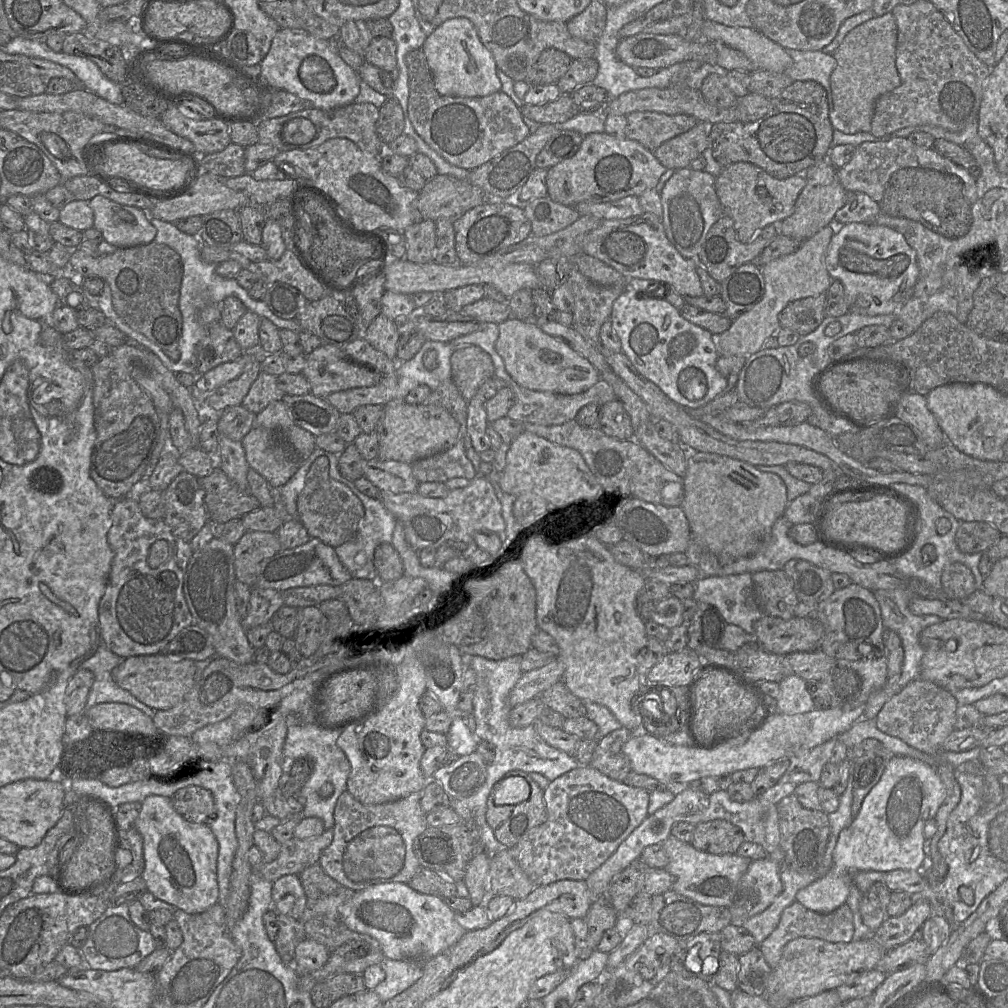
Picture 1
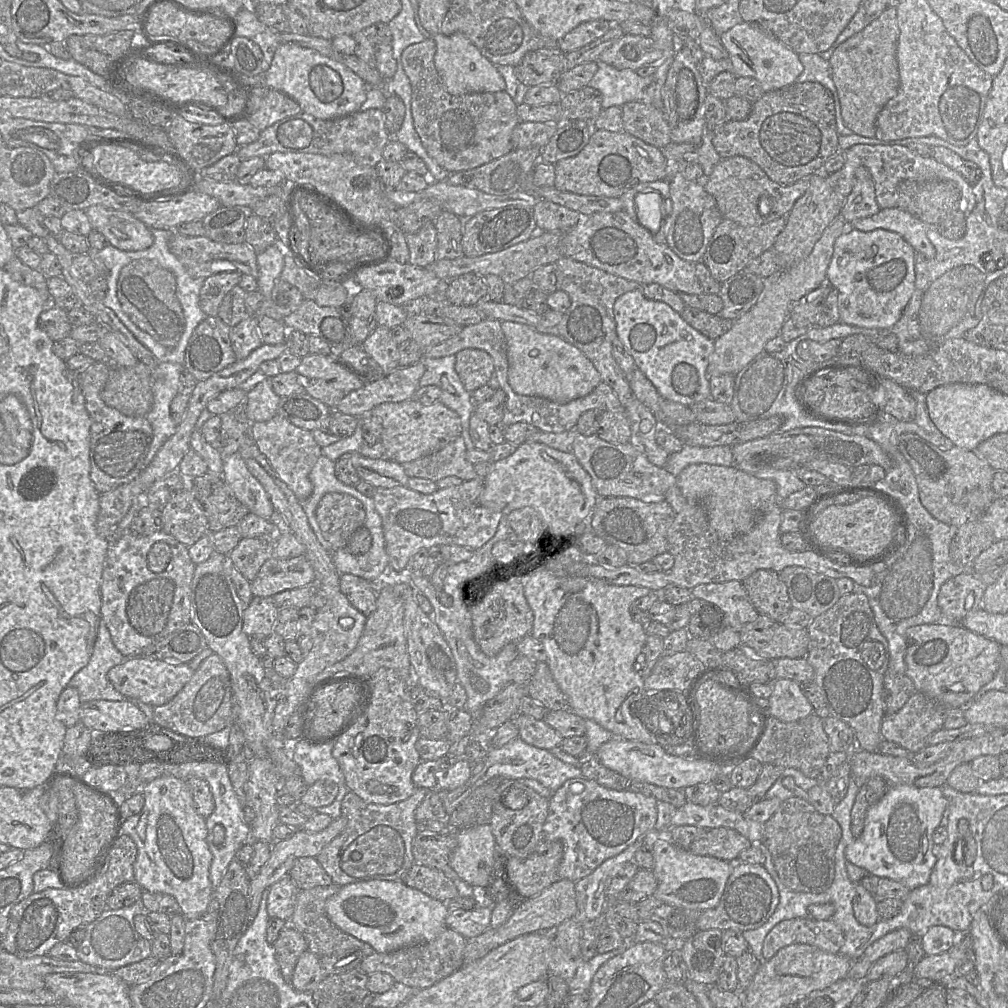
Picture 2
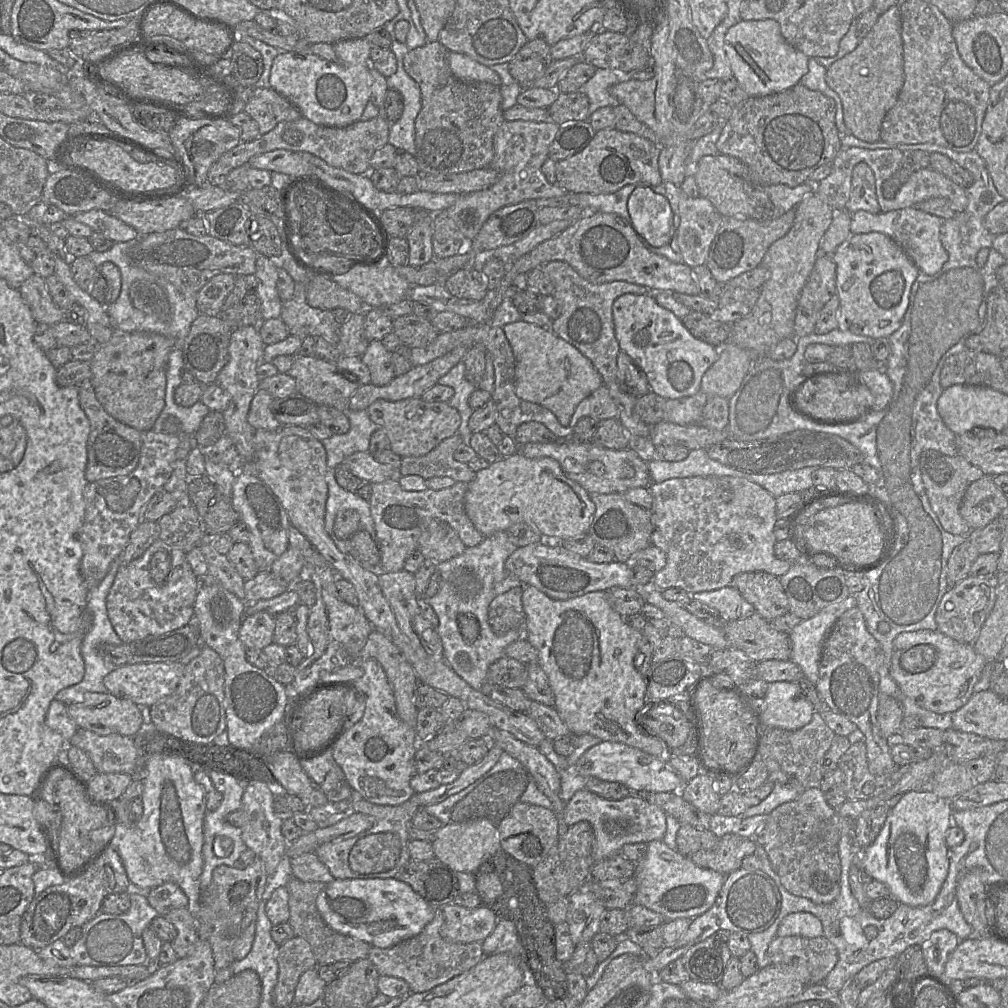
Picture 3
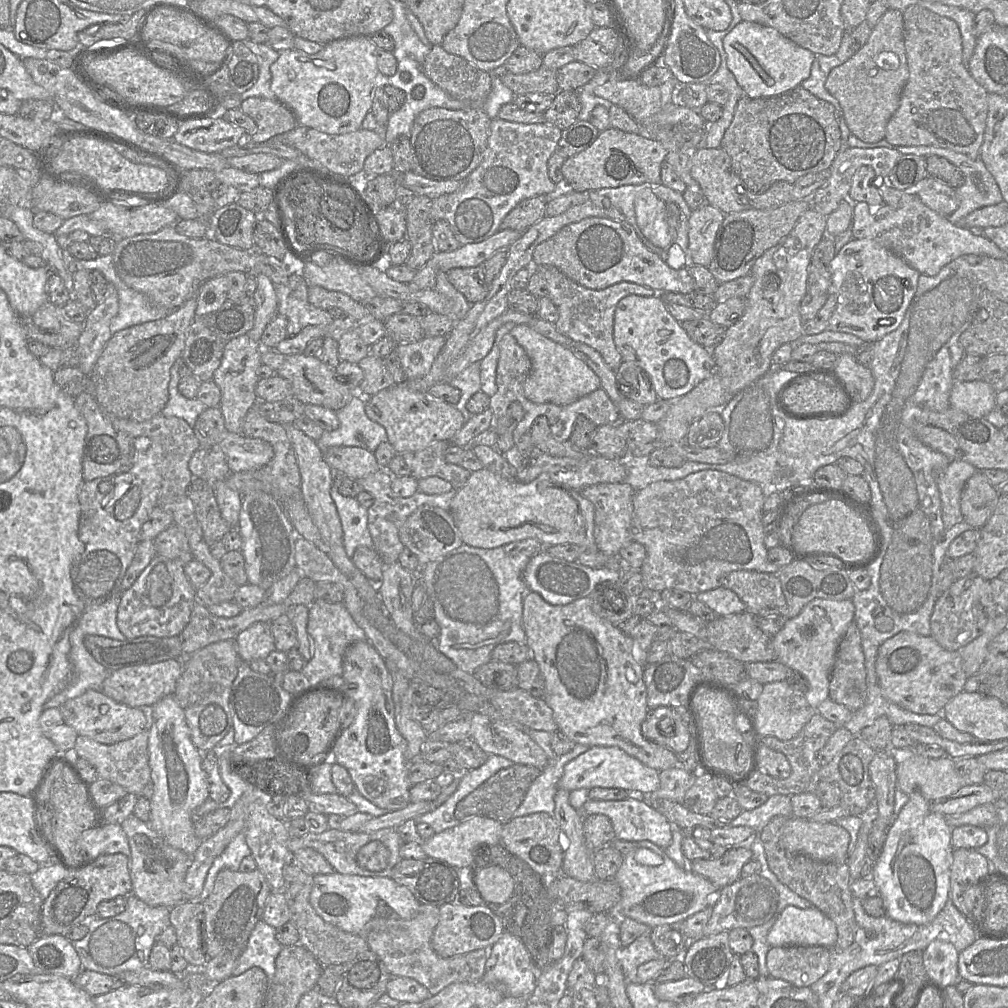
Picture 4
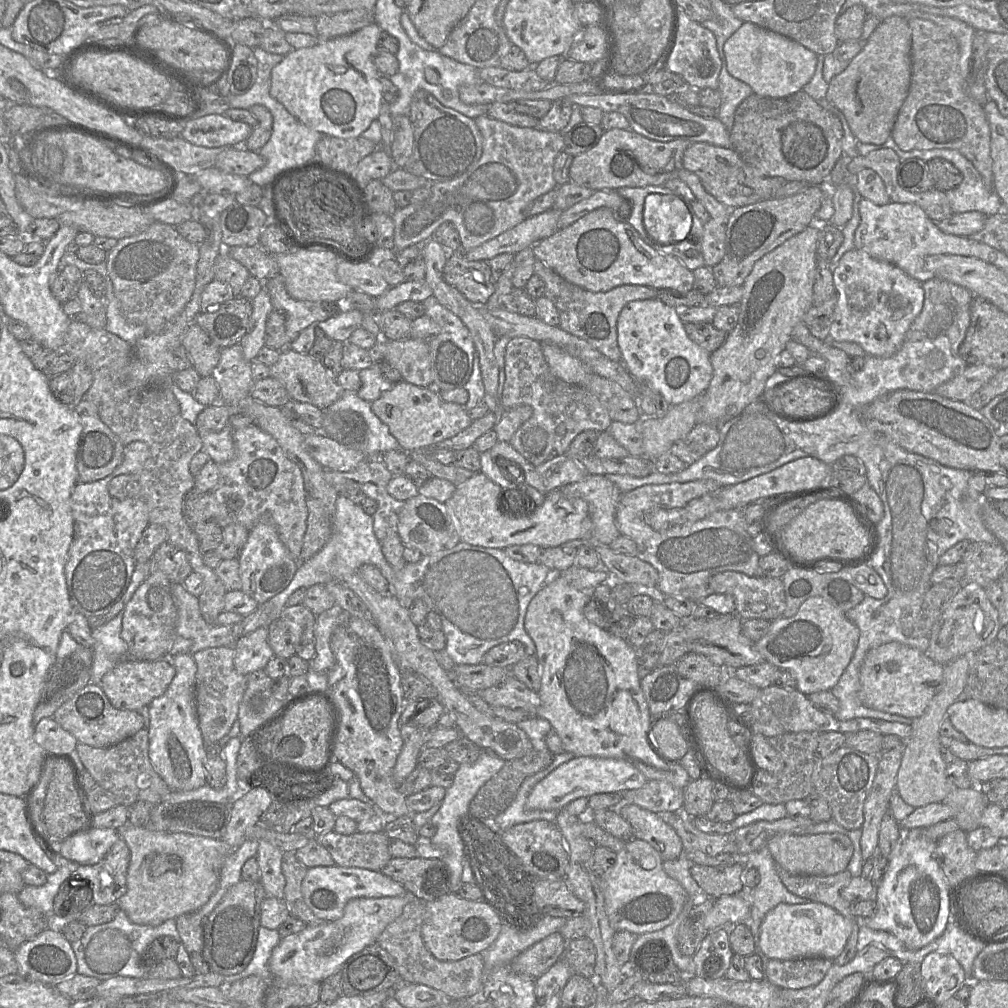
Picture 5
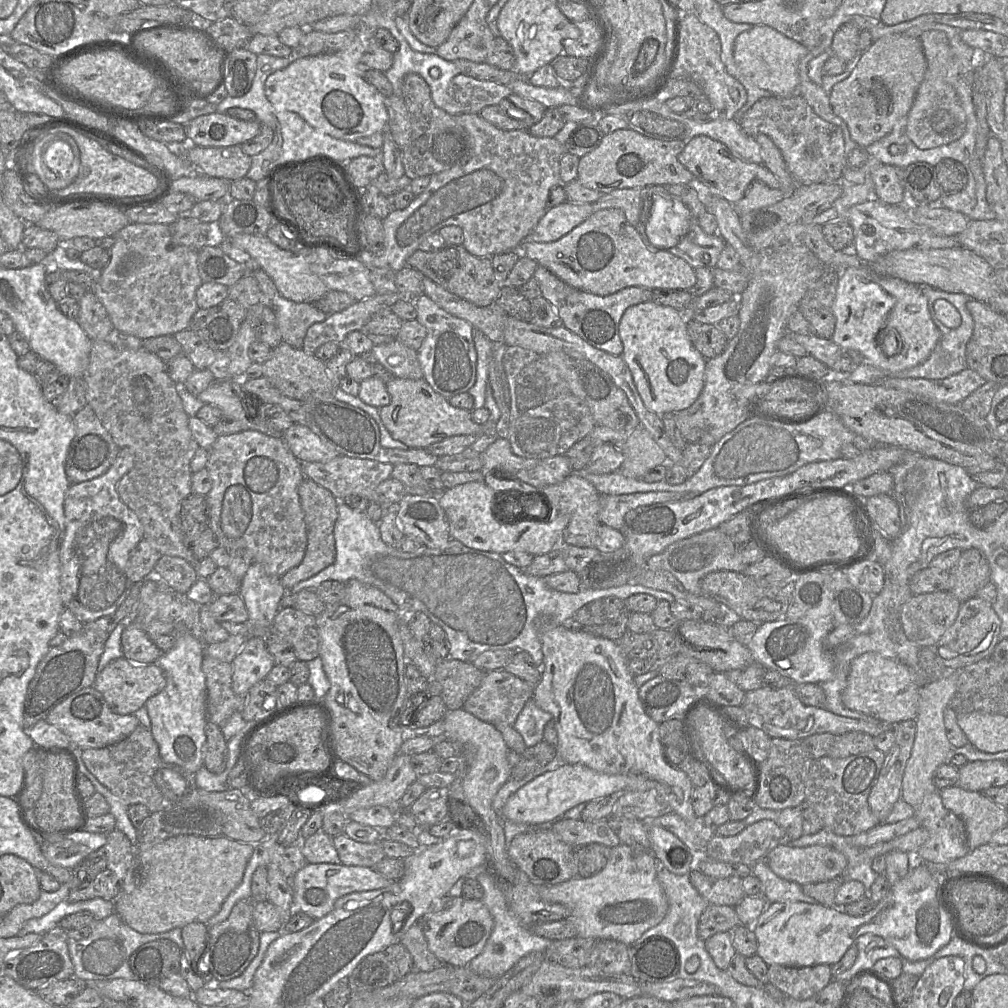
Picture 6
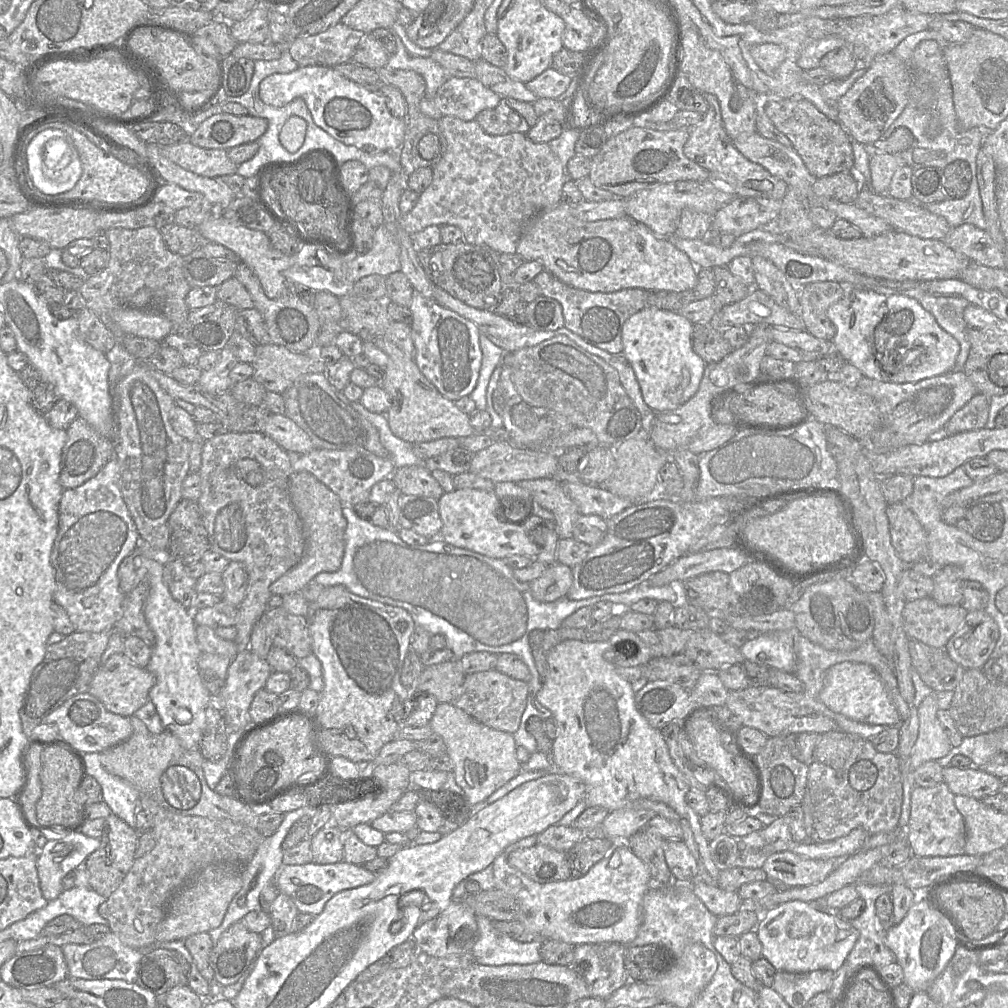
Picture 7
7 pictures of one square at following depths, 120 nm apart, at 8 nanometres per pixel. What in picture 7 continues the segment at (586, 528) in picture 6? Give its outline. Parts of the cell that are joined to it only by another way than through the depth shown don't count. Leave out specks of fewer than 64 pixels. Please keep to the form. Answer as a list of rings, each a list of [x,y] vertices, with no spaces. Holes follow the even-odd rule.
[[[557,479],[522,480],[518,484],[527,490],[541,507],[554,514],[555,531],[559,538],[573,537],[573,526],[581,513]]]

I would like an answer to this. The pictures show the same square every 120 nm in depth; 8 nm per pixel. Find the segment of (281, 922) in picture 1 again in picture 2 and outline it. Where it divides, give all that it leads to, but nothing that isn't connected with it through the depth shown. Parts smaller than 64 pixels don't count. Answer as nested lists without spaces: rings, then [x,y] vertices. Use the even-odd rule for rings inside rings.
[[[288,923],[273,945],[281,974],[290,982],[297,961],[301,954],[308,950],[308,944],[303,935]]]

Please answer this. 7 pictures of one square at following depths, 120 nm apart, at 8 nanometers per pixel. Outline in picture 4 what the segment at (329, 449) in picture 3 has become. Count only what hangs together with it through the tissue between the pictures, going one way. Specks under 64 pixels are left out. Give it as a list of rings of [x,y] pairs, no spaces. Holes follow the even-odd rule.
[[[356,393],[346,406],[336,411],[339,427],[325,431],[317,441],[322,453],[333,446],[360,447],[374,453],[380,443],[388,441],[385,428],[366,415],[365,401],[365,397]]]

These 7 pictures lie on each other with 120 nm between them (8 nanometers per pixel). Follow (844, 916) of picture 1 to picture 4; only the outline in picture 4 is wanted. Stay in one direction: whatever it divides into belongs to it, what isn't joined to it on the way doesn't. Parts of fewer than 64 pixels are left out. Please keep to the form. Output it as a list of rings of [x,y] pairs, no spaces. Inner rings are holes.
[[[824,946],[771,947],[767,968],[772,978],[810,987],[829,970],[830,950]]]

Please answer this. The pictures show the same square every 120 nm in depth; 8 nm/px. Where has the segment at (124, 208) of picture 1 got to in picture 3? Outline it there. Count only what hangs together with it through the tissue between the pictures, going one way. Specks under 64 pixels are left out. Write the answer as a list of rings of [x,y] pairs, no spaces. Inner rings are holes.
[[[90,210],[68,217],[73,217],[77,222],[87,225],[94,232],[103,234],[114,243],[130,242],[139,237],[134,228],[106,211]]]

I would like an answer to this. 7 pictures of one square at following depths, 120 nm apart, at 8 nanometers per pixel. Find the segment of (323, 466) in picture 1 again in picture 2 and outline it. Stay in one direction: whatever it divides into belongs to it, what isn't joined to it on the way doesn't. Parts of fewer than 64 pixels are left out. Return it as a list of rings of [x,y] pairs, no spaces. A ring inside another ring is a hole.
[[[340,492],[326,493],[316,509],[323,537],[333,550],[345,548],[350,536],[365,522],[363,504],[355,497]]]

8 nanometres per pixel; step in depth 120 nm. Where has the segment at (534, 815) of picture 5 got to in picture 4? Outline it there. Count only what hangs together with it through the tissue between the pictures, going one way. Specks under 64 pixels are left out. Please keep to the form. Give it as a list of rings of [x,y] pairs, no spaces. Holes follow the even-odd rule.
[[[576,744],[570,752],[548,761],[545,769],[531,783],[523,801],[513,813],[513,818],[536,812],[552,815],[555,808],[554,796],[558,790],[558,782],[563,775],[564,767],[582,753],[580,745]]]

